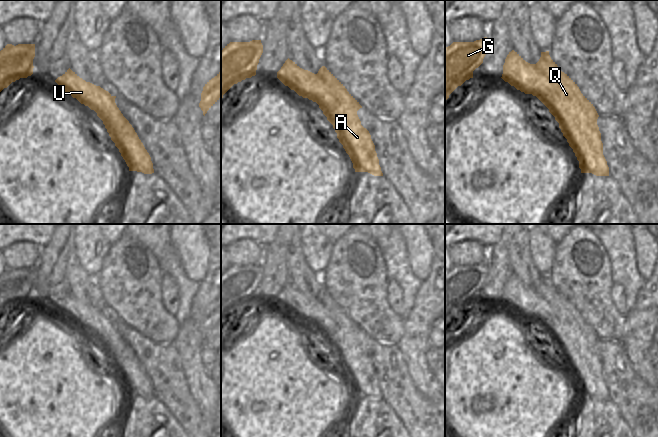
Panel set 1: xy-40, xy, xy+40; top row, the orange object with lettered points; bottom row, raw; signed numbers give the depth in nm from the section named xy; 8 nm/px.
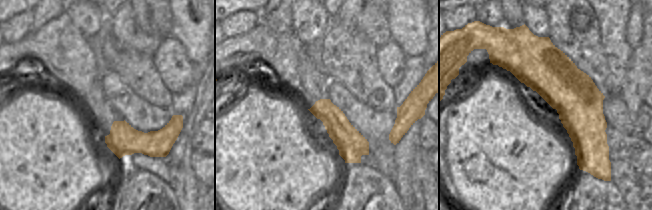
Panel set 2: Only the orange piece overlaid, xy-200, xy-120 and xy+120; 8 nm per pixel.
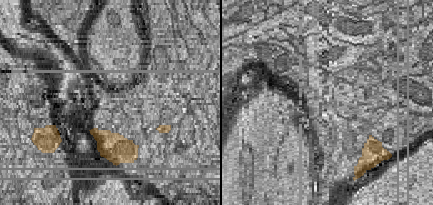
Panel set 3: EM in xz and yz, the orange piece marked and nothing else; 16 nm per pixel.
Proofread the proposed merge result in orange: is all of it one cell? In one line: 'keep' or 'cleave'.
cleave

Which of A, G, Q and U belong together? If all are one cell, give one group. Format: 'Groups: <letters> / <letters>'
Groups: A Q / G U

